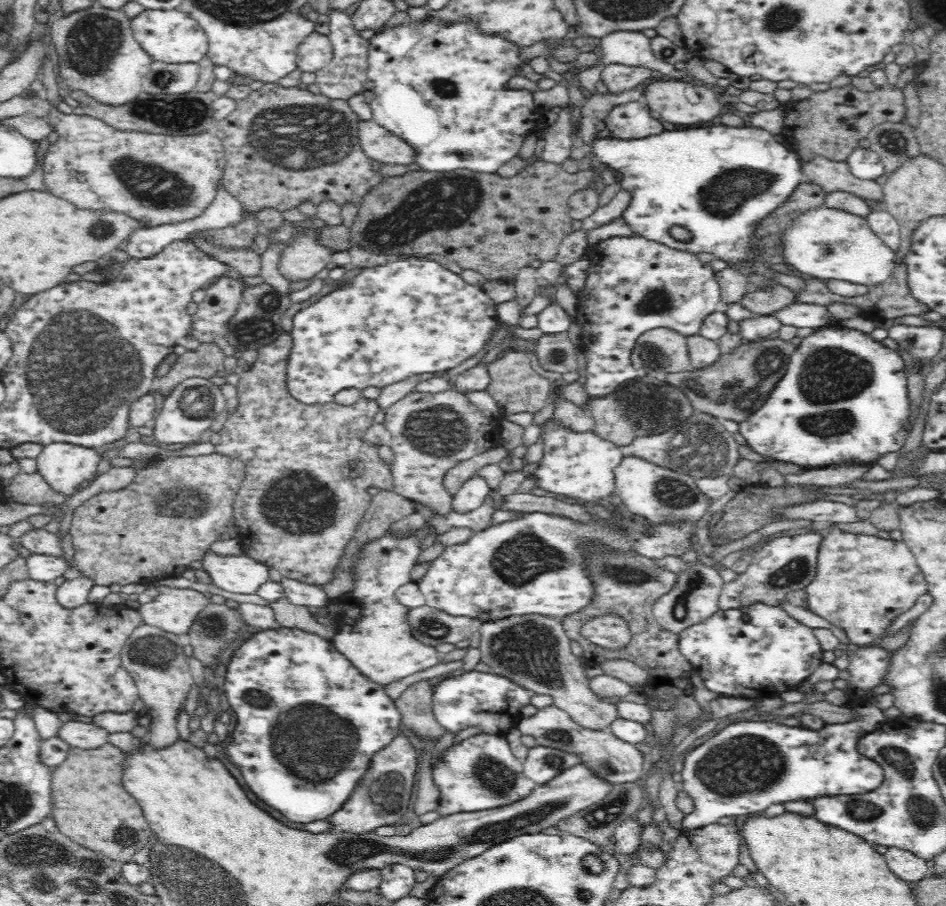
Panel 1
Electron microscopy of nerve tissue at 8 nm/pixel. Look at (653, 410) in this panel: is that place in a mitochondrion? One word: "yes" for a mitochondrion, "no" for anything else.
yes

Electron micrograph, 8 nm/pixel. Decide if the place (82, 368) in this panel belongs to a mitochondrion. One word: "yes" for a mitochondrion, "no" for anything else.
yes

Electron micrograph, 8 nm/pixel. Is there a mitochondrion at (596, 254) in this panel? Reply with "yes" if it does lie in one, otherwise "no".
no

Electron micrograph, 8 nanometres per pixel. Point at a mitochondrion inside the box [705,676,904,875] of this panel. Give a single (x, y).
(858, 810)

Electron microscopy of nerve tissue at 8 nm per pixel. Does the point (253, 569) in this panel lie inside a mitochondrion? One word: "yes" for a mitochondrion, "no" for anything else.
no

